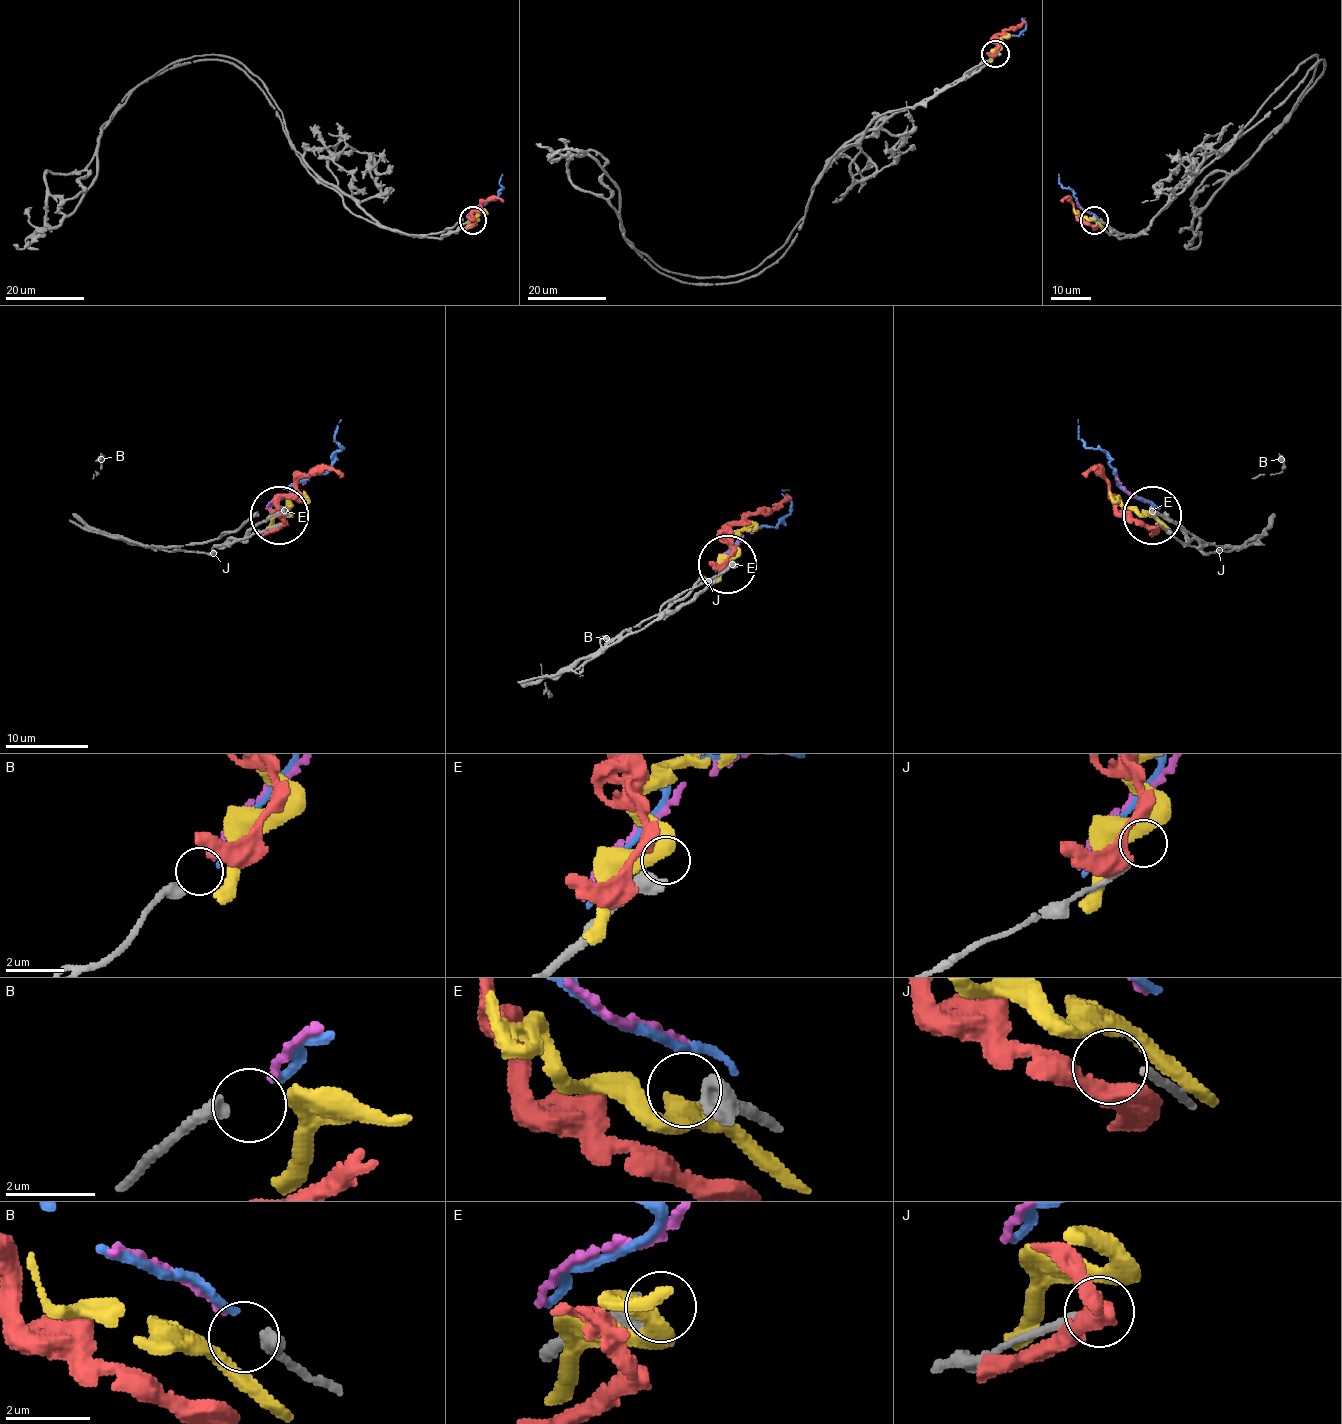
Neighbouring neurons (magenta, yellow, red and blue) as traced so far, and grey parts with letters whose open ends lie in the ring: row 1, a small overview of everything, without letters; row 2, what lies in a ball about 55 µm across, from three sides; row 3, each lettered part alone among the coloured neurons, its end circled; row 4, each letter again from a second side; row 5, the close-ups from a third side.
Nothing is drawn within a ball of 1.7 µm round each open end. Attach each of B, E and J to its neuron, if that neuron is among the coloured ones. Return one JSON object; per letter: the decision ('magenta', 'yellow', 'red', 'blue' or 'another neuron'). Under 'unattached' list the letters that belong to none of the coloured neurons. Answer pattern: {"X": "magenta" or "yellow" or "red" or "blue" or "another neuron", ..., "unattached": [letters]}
{"B": "blue", "E": "another neuron", "J": "another neuron", "unattached": ["E", "J"]}

